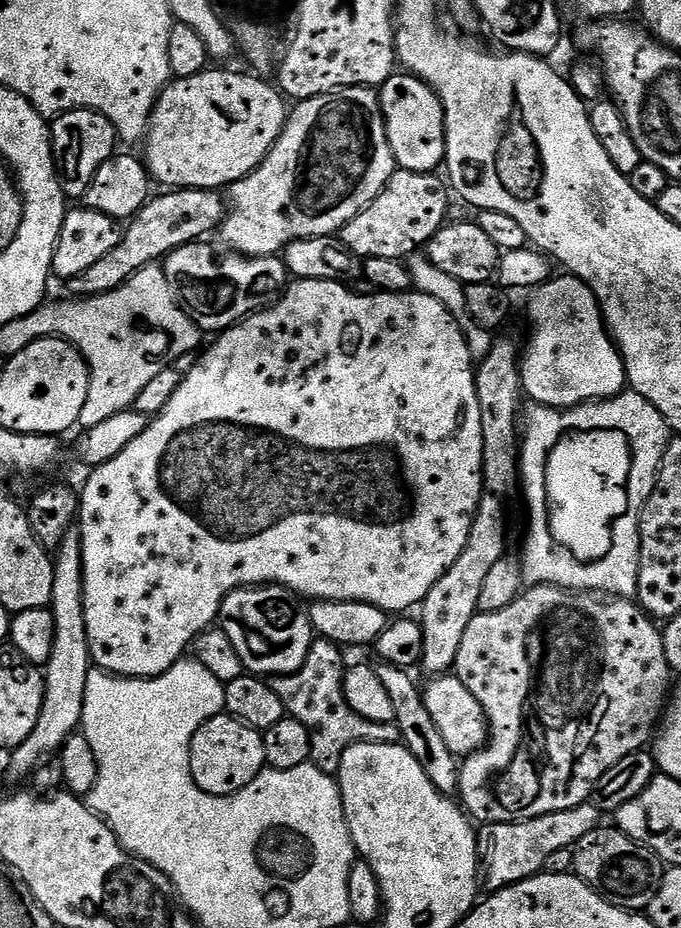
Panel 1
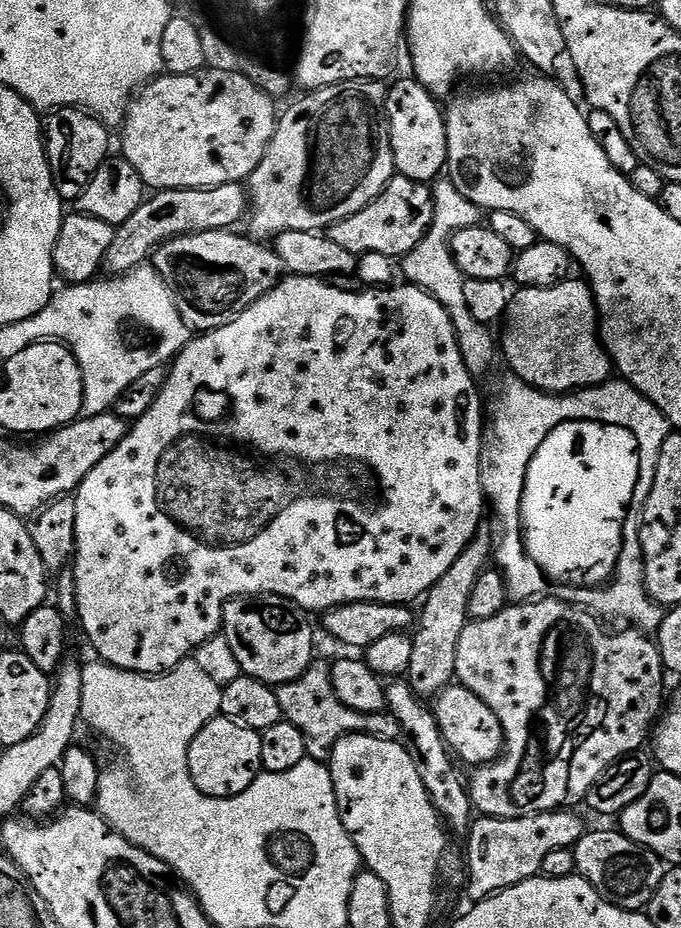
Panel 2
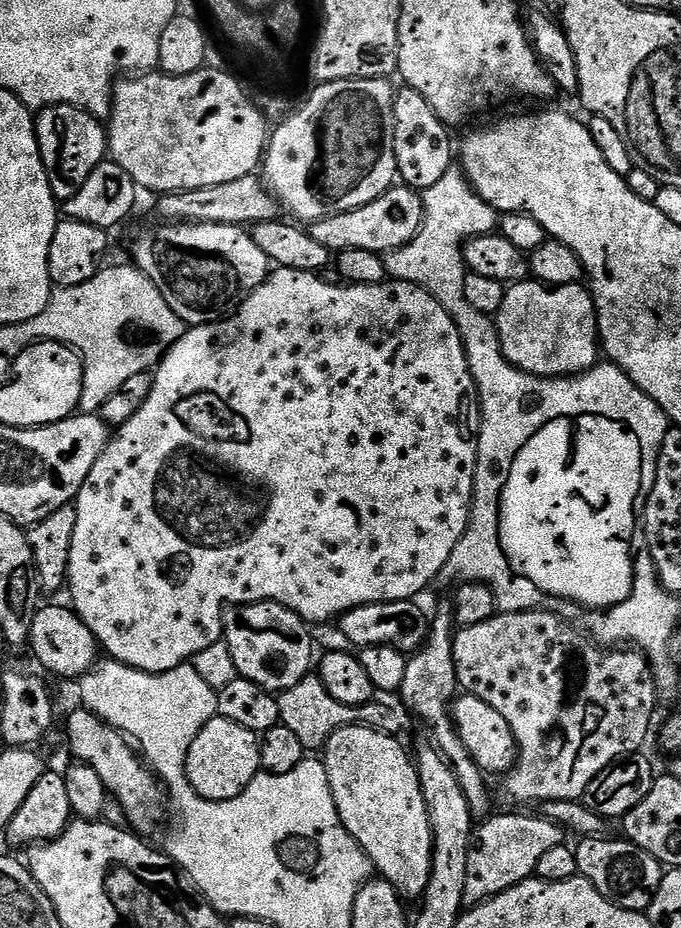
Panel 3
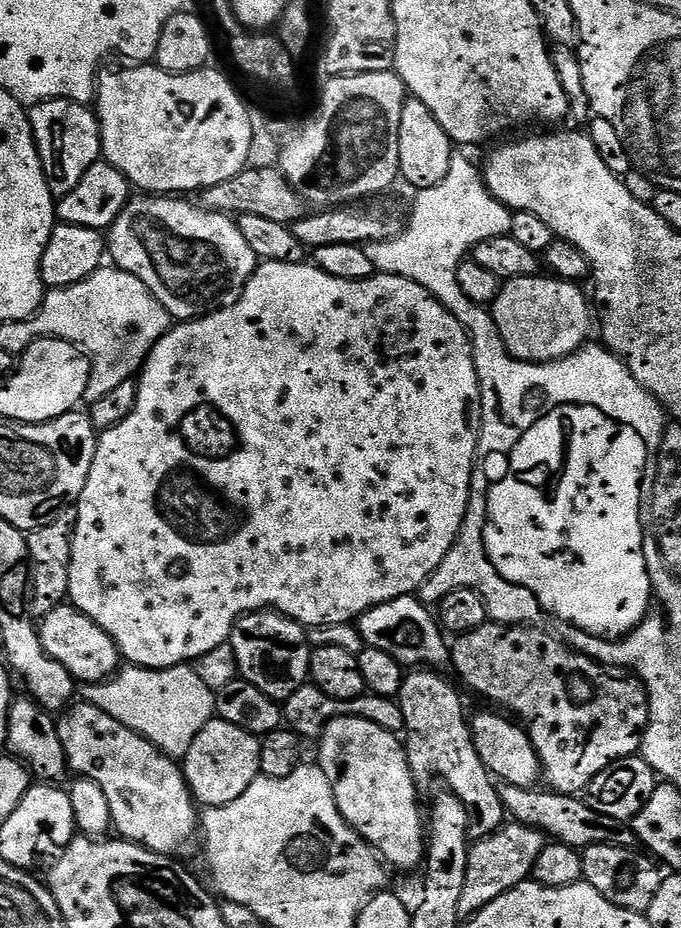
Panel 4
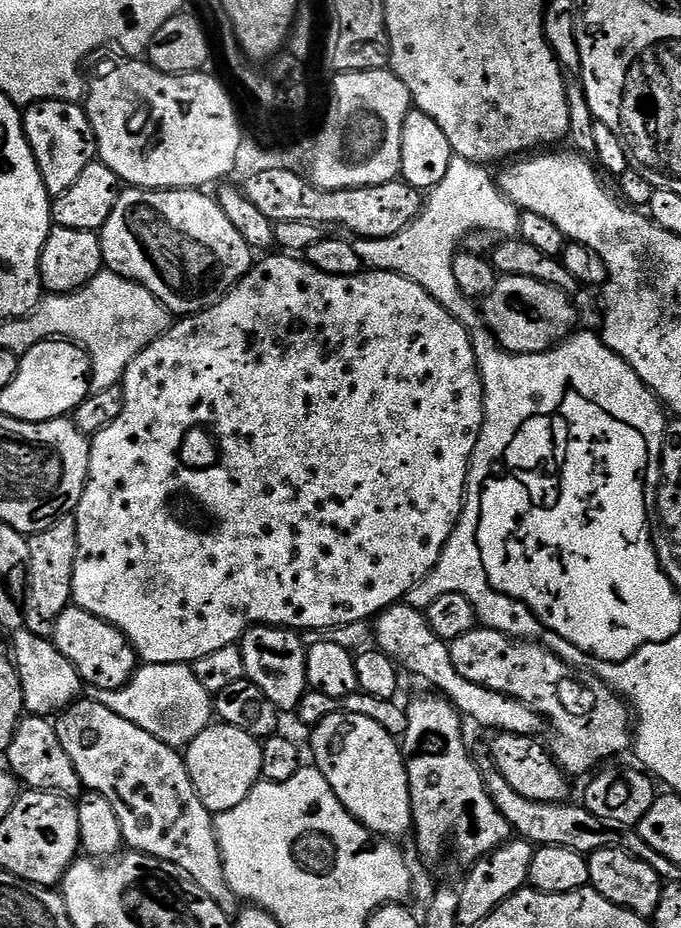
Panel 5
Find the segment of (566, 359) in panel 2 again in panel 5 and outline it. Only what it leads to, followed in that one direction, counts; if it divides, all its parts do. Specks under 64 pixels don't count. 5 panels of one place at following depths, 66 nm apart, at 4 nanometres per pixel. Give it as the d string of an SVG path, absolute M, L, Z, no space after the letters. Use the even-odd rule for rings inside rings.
M500 276L494 290L483 297L484 320L496 331L493 332L495 339L507 351L549 352L557 344L563 344L577 327L576 308L568 295L565 289L543 284L529 276Z

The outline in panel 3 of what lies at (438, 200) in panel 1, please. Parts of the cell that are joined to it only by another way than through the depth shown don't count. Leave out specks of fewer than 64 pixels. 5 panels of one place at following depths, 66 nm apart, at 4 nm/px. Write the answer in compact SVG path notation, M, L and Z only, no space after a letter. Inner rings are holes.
M393 186L387 188L374 202L366 202L366 206L358 206L349 212L339 212L333 216L327 216L321 220L311 221L310 231L312 237L322 246L326 246L328 252L339 254L348 250L366 250L387 254L396 252L402 246L406 246L418 234L418 230L424 221L424 198L415 188L407 186Z

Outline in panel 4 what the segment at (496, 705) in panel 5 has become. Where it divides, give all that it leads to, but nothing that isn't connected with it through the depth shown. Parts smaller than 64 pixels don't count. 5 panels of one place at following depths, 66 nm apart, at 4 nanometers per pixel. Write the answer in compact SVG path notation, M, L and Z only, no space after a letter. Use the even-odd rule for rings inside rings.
M415 595L394 598L390 602L382 602L382 606L374 606L361 614L358 627L363 643L369 648L377 648L390 654L405 669L416 670L423 666L428 670L444 670L450 664L450 640L433 609Z

